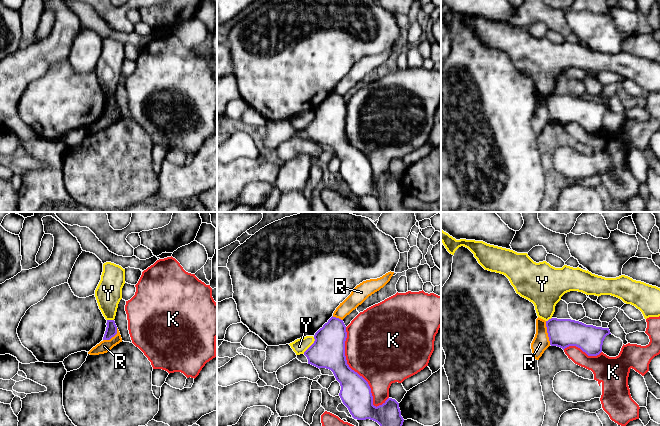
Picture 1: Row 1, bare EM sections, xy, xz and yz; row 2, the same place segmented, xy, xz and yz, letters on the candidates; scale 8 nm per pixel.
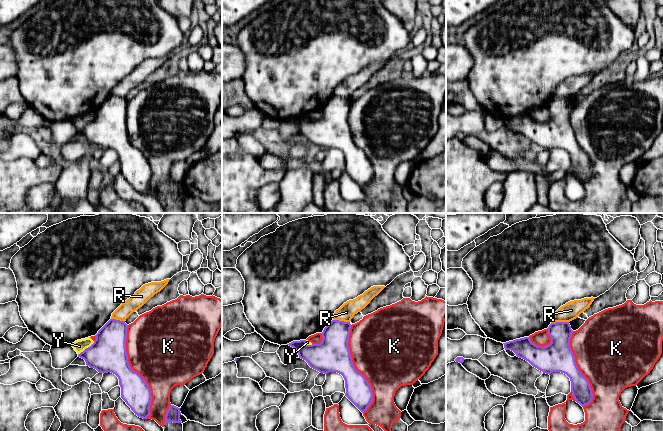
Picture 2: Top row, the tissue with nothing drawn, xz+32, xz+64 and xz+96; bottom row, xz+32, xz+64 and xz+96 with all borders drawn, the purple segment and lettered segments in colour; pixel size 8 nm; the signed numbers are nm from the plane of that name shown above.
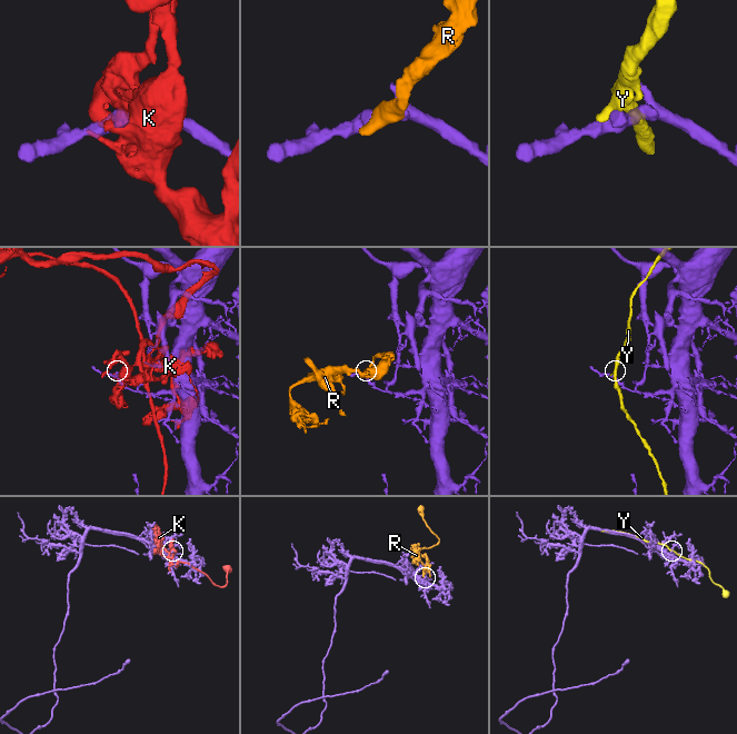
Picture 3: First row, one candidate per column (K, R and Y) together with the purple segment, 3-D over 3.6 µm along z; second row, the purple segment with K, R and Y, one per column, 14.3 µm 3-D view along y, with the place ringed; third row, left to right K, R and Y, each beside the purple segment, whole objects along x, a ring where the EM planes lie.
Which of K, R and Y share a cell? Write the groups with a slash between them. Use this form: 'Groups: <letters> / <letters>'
Groups: K / R / Y

